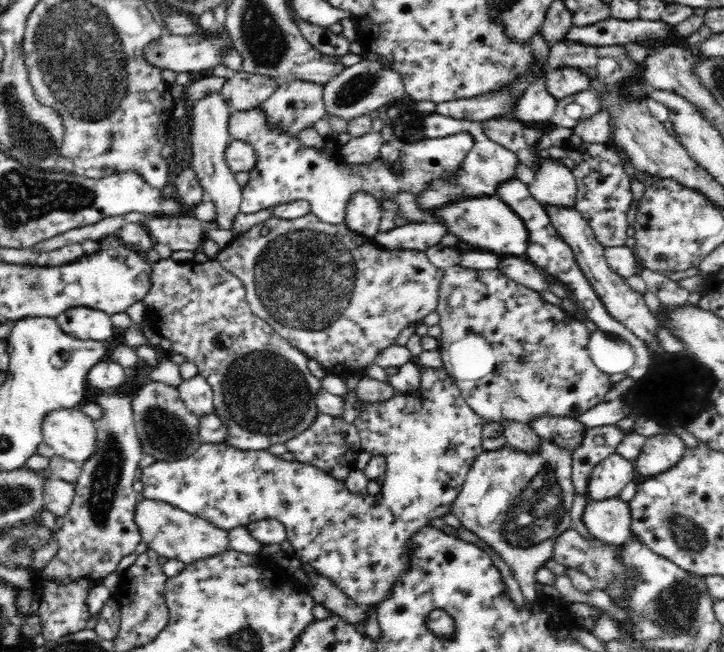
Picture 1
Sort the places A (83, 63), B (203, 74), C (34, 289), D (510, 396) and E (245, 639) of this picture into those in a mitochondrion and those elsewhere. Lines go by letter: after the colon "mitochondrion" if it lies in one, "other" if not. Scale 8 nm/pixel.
A: mitochondrion
B: other
C: mitochondrion
D: mitochondrion
E: mitochondrion

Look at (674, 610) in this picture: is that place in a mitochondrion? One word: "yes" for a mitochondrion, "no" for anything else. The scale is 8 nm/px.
yes

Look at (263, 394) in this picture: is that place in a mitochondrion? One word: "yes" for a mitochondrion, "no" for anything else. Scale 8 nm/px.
yes

